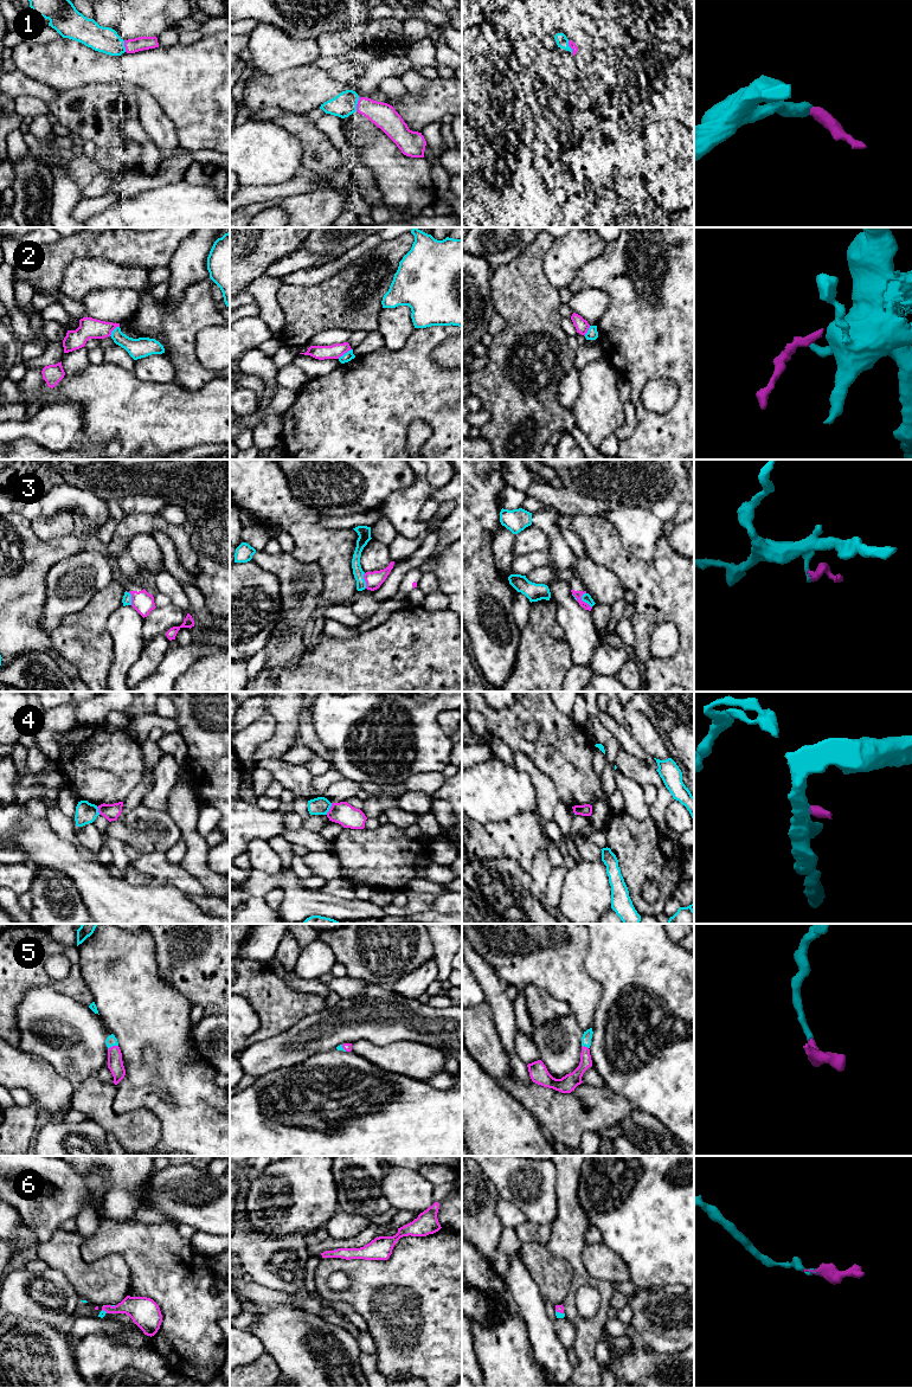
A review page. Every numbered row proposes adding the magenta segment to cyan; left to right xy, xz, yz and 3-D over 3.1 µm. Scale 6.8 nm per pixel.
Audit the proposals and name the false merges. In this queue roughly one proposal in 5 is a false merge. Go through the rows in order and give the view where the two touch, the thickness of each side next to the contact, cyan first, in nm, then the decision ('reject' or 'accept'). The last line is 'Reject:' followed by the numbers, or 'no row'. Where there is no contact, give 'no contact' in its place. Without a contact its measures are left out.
1: meets cyan in xz; 160 nm thick on the cyan side, 170 nm on the other; accept
2: meets cyan in xz; 70 nm thick on the cyan side, 100 nm on the other; reject
3: meets cyan in yz; 60 nm thick on the cyan side, 50 nm on the other; reject
4: meets cyan in xz; 120 nm thick on the cyan side, 150 nm on the other; reject
5: meets cyan in xy; 70 nm thick on the cyan side, 110 nm on the other; accept
6: meets cyan in yz; 40 nm thick on the cyan side, 50 nm on the other; accept
Reject: 2, 3, 4

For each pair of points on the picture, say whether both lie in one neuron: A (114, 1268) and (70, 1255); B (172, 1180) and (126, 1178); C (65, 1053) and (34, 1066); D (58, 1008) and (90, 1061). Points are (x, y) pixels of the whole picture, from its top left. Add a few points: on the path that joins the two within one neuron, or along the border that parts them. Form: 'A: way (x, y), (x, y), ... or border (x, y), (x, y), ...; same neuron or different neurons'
A: way (103, 1268), (83, 1268), (81, 1266); same neuron
B: border (156, 1170), (142, 1191), (130, 1193), (123, 1190); different neurons
C: border (21, 1051), (43, 1058), (68, 1080); different neurons
D: way (71, 1021), (87, 1041), (87, 1048); same neuron

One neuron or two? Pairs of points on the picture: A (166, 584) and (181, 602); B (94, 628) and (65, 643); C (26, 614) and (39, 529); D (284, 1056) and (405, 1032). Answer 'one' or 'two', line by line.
A: one
B: one
C: two
D: one

